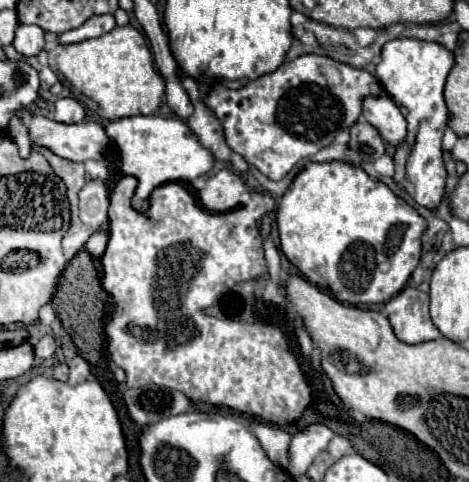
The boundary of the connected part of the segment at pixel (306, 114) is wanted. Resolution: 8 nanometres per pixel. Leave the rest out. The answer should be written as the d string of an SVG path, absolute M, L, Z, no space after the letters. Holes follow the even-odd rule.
M301 55L295 61L283 63L277 71L247 83L243 89L231 91L223 85L215 85L205 97L205 103L221 119L229 149L239 153L269 179L279 181L297 161L315 155L327 147L339 131L349 129L361 115L361 99L365 95L381 95L381 85L375 83L373 75L365 69L355 69L329 57ZM325 65L339 71L339 83L331 83L323 77L321 69Z

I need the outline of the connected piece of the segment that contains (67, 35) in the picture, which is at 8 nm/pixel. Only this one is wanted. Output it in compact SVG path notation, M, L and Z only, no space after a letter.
M95 15L93 19L85 21L81 27L77 27L73 31L65 31L63 35L59 35L59 43L79 43L85 39L101 37L113 29L115 29L113 15Z

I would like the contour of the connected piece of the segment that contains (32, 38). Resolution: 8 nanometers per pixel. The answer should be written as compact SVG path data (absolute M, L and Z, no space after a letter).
M19 25L17 33L15 33L13 47L23 57L39 55L43 51L43 47L45 47L45 39L43 39L41 27L37 27L37 25Z

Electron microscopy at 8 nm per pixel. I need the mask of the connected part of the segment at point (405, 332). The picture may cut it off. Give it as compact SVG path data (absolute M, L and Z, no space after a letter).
M405 287L401 293L385 303L383 313L391 321L397 339L407 345L443 337L429 317L429 295L421 293L419 289Z

